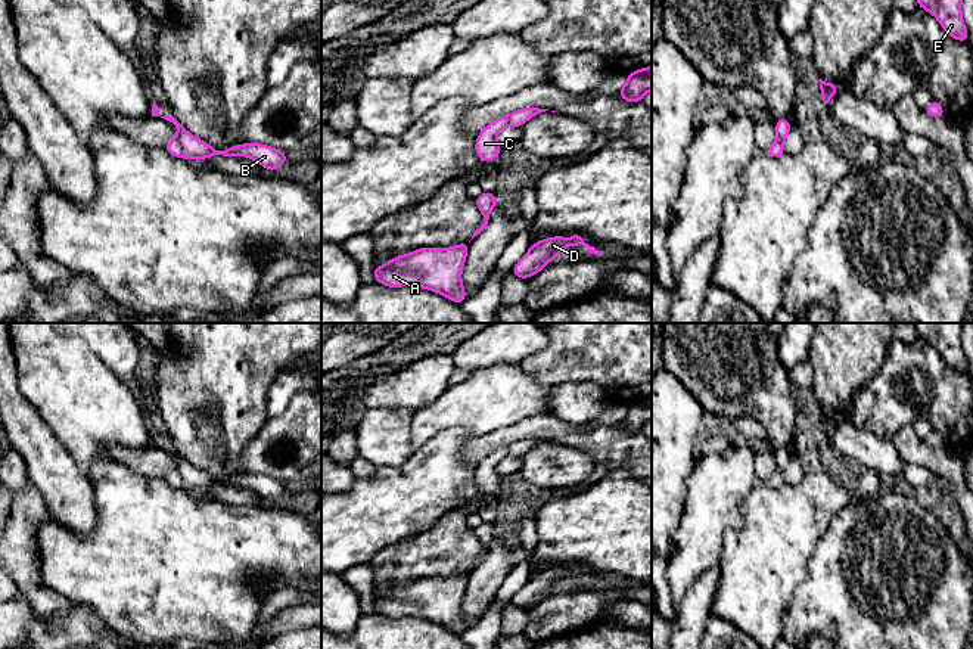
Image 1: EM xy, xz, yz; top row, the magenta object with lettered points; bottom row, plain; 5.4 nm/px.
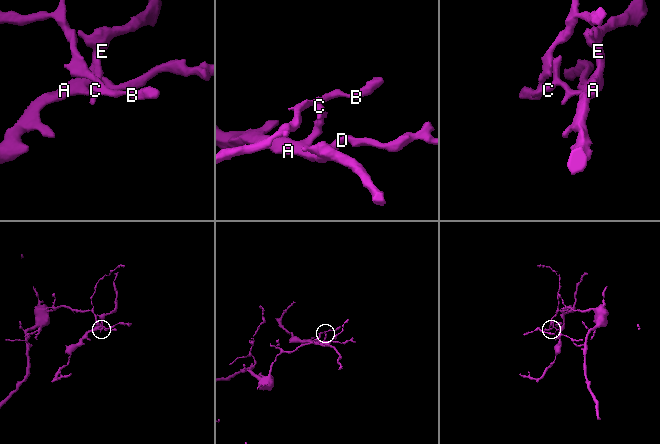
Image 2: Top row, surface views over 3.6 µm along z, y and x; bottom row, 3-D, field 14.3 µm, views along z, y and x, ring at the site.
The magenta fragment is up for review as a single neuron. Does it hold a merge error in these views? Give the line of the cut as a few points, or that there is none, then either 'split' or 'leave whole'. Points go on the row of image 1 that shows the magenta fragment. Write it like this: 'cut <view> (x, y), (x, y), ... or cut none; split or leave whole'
cut xy (176, 139), (183, 157); split

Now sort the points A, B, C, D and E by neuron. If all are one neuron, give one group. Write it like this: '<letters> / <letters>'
A C D E / B

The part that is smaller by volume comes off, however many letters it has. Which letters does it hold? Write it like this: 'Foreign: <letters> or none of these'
Foreign: A, C, D, E

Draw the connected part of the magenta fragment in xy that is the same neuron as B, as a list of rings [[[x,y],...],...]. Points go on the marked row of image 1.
[[[172,115],[161,117],[172,122],[177,128],[177,140],[183,149],[184,159],[206,159],[215,155],[223,156],[248,156],[262,165],[267,171],[285,167],[287,164],[285,150],[271,148],[261,143],[243,143],[226,148],[223,150],[214,149],[203,140],[190,134],[183,124],[180,124]]]

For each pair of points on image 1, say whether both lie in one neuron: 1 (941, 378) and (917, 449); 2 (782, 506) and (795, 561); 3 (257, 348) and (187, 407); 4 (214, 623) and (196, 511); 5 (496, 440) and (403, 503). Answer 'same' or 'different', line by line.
1: different
2: same
3: same
4: same
5: different

